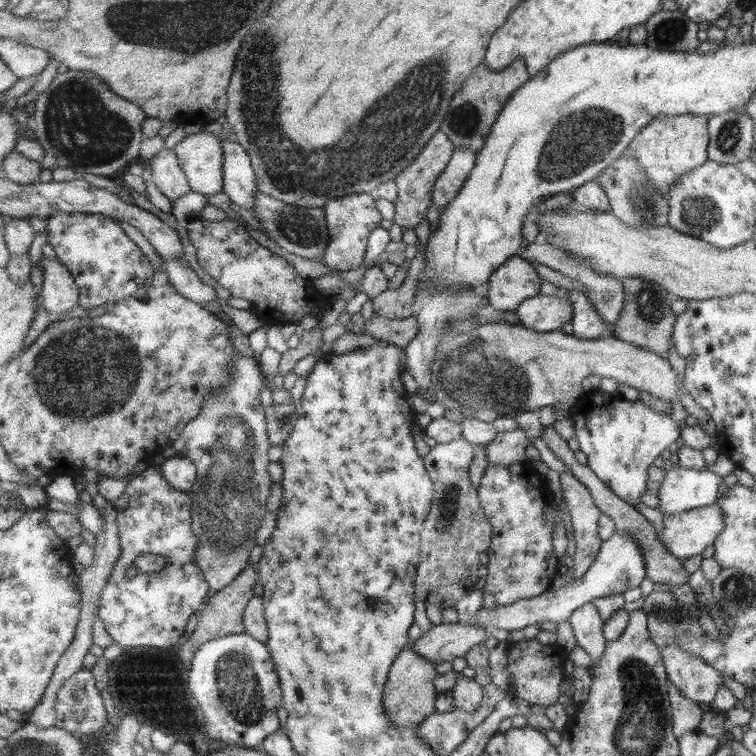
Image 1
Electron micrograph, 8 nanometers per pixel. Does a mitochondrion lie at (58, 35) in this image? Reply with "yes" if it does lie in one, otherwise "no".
no

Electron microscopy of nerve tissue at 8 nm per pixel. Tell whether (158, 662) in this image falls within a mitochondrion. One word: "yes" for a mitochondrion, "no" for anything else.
no

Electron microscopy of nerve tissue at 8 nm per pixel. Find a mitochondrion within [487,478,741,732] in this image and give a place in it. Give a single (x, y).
(661, 613)

